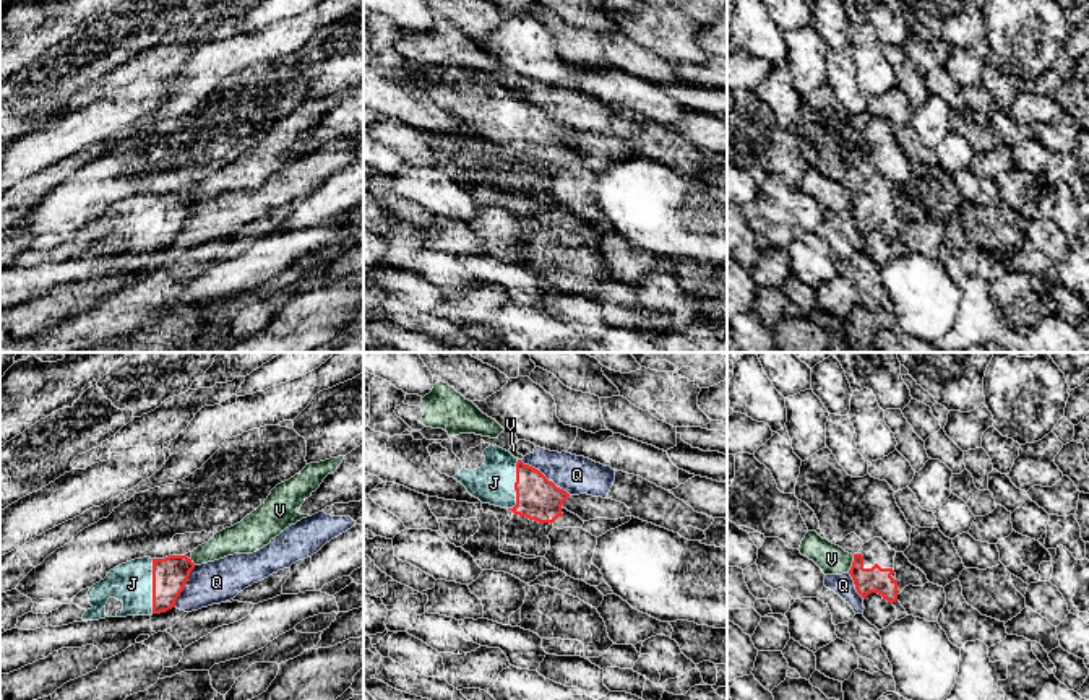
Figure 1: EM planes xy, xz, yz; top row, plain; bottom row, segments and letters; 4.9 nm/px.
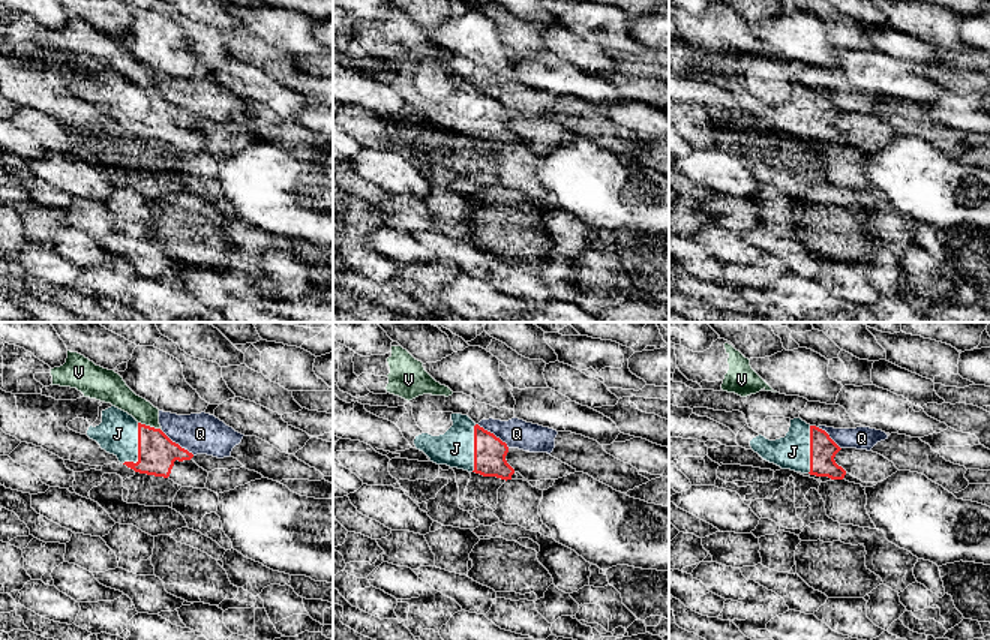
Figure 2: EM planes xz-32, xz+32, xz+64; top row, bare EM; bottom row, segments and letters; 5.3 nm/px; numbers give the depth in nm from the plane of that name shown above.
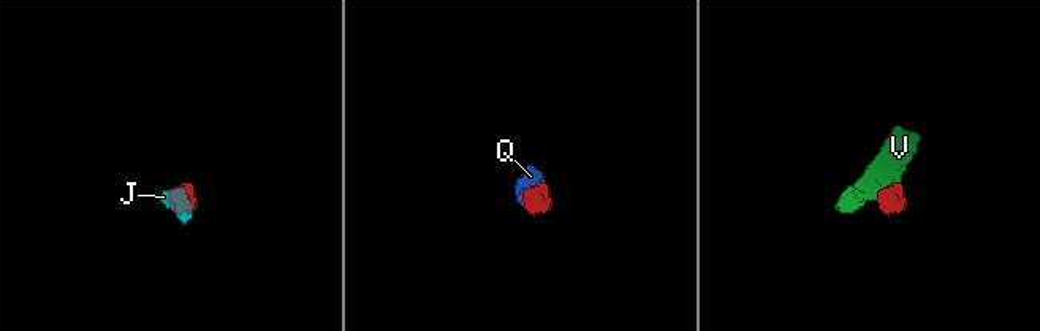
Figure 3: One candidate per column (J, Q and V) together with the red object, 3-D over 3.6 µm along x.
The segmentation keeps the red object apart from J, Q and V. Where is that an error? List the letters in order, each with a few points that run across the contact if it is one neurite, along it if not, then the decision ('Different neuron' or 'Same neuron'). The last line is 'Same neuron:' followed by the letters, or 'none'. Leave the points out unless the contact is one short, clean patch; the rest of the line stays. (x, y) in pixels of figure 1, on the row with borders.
J: Same neuron
Q: Line: xz (520, 460), (538, 468), (570, 494). Different neuron
V: Line: yz (854, 556), (852, 566), (847, 570). Different neuron
Same neuron: J

